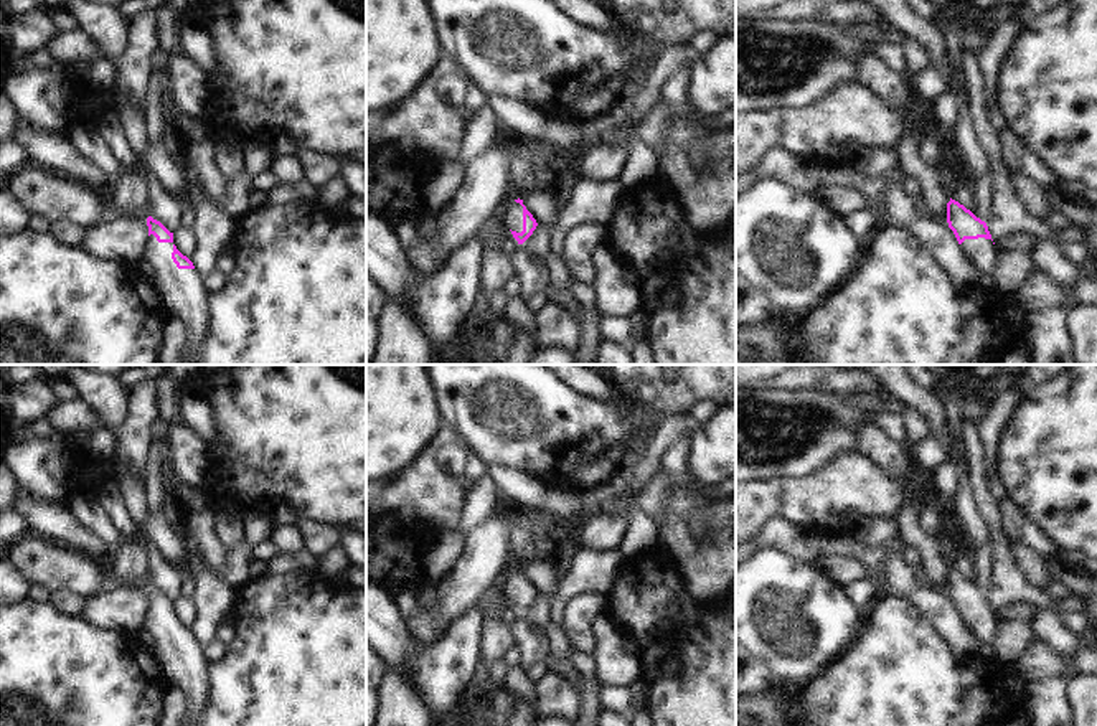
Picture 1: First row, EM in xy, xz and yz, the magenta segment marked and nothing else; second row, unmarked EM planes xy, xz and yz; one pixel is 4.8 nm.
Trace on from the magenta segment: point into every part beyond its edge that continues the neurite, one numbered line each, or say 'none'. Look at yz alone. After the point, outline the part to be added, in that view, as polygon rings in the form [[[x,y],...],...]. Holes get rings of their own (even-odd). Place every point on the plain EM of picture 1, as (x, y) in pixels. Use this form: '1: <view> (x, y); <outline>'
1: yz (984, 624); [[[965,609],[962,617],[977,639],[977,657],[988,663],[1000,662],[995,648],[998,619],[991,609]]]

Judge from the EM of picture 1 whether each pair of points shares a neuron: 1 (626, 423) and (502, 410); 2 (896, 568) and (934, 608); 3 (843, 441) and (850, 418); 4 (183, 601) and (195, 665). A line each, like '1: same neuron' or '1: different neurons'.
1: same neuron
2: same neuron
3: same neuron
4: different neurons

